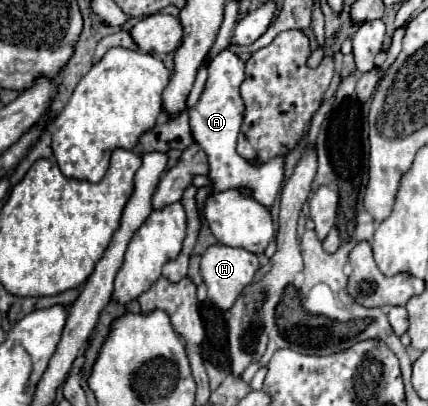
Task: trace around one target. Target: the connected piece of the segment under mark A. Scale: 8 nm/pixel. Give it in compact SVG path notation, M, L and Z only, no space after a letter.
M230 49L220 51L208 65L208 81L198 103L188 111L190 129L192 129L194 141L204 149L208 157L208 163L210 163L208 177L212 179L216 191L244 187L252 193L252 197L258 203L262 203L264 207L272 207L282 187L284 157L276 157L264 165L252 165L250 161L242 159L236 153L236 139L238 139L238 131L240 131L240 123L244 115L244 103L238 93L238 87L242 81L244 81L244 61L238 55L234 55Z

